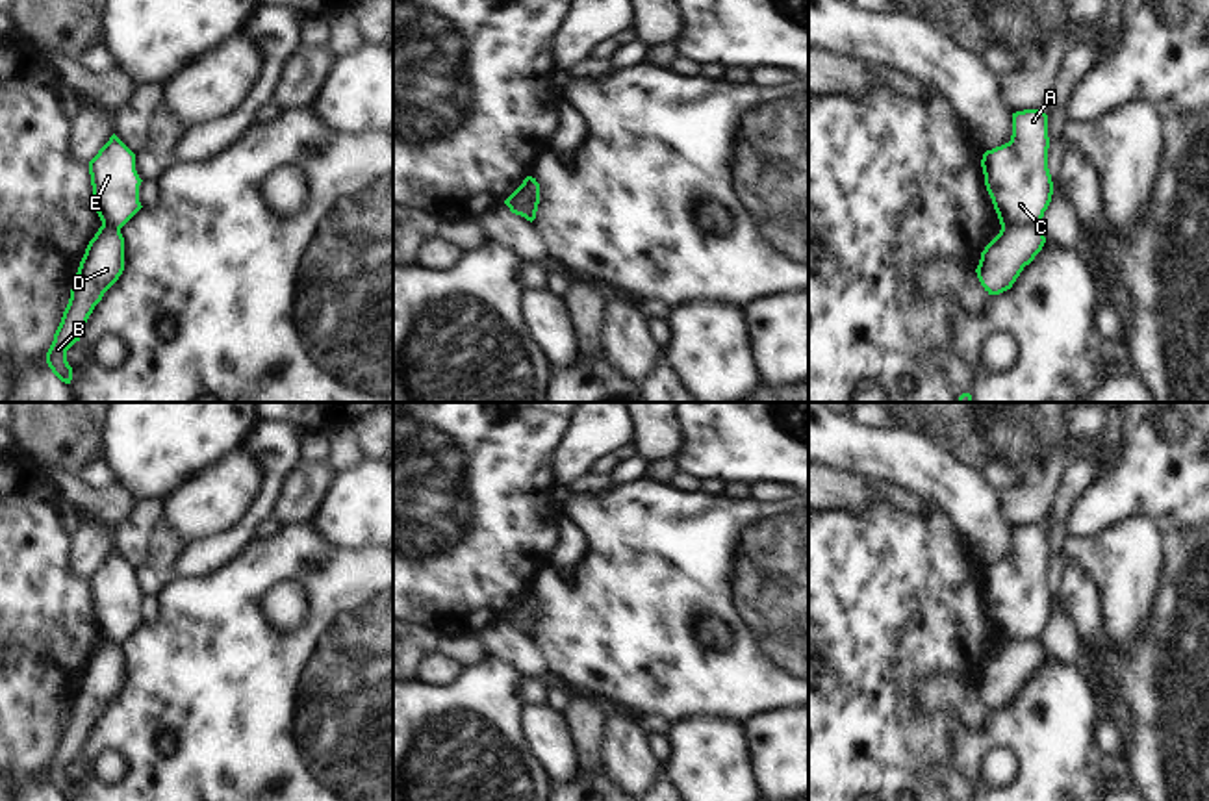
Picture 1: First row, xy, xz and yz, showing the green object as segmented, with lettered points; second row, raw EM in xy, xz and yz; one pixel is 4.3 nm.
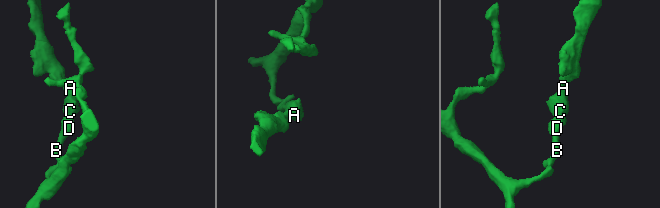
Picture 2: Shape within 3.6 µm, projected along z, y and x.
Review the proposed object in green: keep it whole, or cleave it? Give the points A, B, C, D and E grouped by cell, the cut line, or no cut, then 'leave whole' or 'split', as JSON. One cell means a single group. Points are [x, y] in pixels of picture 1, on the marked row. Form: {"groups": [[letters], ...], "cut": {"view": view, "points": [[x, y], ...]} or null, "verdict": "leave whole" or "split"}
{"groups": [["A", "C", "E"], ["B", "D"]], "cut": {"view": "yz", "points": [[1037, 223], [1005, 223], [1002, 227]]}, "verdict": "split"}

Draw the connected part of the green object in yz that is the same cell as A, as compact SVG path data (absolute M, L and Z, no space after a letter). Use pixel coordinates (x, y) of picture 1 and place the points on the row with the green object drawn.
M1024 109L1012 113L1011 141L983 154L985 185L1001 226L1040 224L1053 195L1048 148L1048 115Z

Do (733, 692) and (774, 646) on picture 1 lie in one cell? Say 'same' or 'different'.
same

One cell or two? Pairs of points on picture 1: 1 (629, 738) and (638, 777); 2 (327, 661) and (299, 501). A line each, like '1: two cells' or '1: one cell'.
1: one cell
2: two cells

